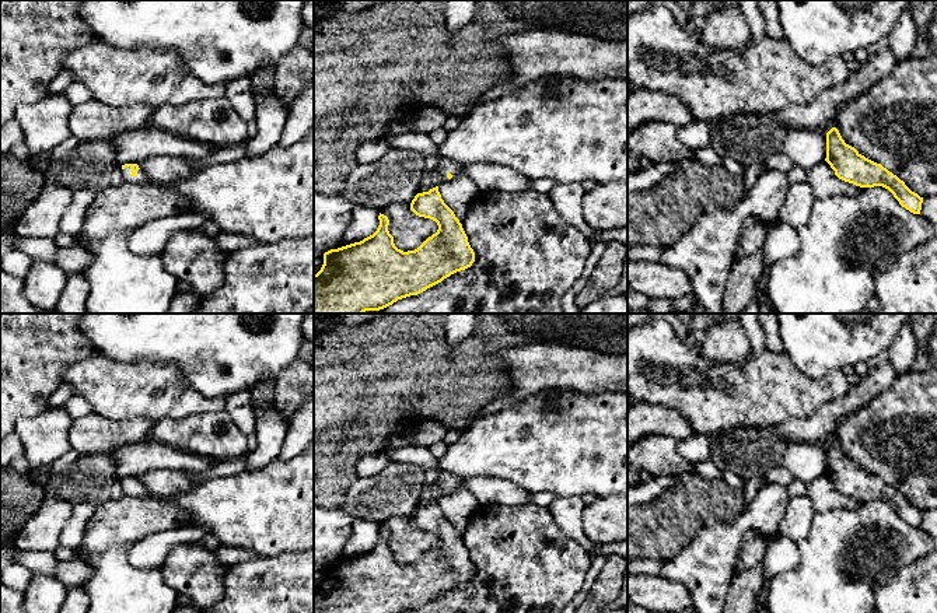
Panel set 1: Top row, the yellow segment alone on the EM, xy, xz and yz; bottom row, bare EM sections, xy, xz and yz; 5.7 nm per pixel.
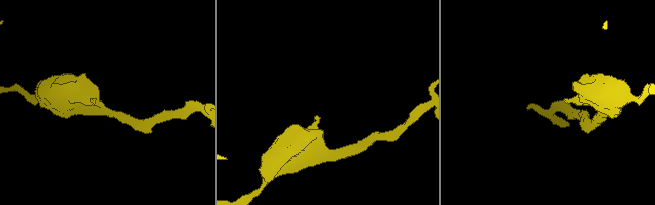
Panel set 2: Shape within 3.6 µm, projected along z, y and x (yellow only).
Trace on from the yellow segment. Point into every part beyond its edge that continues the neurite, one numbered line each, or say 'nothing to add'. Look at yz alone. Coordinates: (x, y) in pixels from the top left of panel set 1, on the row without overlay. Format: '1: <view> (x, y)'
nothing to add

